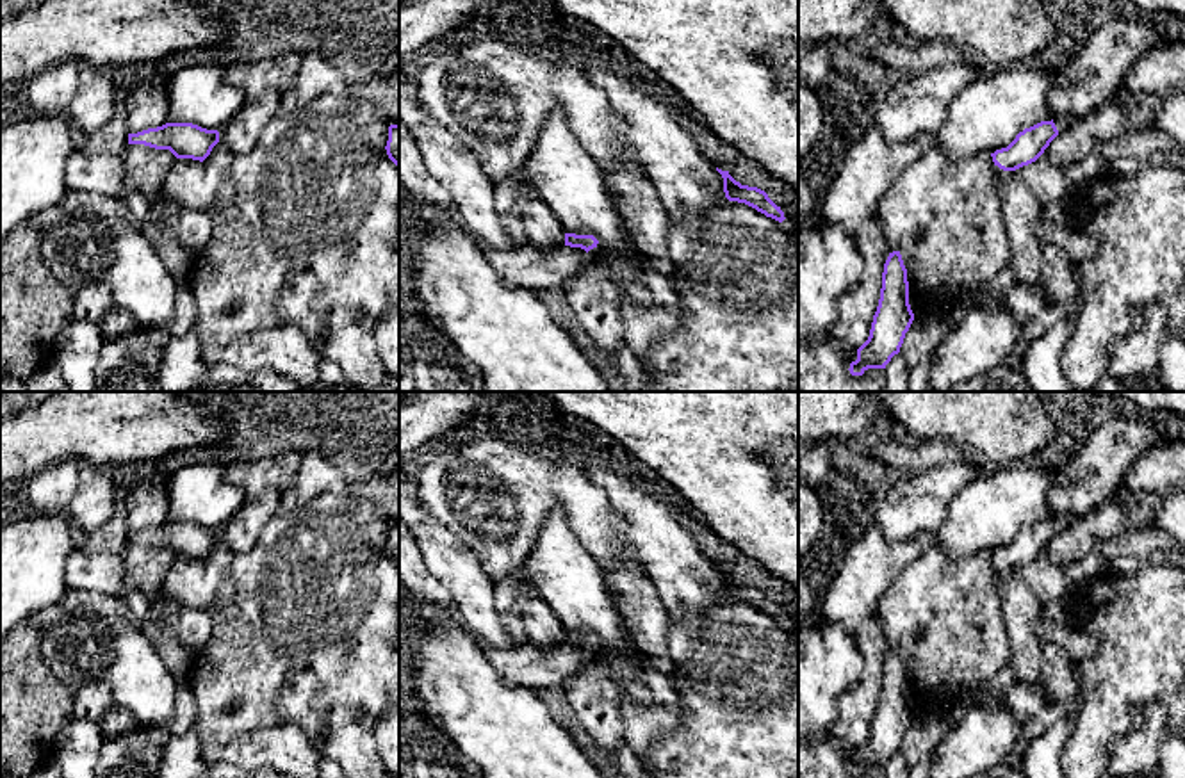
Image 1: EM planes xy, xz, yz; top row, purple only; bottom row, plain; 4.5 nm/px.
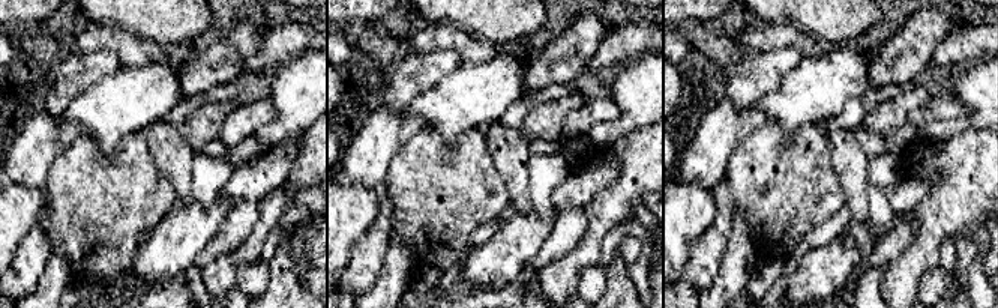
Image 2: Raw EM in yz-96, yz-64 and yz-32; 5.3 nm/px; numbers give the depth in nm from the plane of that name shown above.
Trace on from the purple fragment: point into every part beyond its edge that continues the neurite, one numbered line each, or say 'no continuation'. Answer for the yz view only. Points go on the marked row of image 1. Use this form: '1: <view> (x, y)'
1: yz (1062, 123)

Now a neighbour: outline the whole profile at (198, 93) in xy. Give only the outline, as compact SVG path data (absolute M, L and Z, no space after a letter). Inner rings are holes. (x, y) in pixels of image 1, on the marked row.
M187 64L169 75L168 123L192 123L221 130L246 103L246 96L230 85L221 64Z

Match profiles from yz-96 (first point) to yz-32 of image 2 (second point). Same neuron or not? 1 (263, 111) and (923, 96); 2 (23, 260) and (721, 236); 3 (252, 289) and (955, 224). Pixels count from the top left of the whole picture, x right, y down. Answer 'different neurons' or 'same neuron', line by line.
1: different neurons
2: same neuron
3: different neurons

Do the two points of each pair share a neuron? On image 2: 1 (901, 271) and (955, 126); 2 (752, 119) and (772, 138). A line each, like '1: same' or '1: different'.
1: different
2: different

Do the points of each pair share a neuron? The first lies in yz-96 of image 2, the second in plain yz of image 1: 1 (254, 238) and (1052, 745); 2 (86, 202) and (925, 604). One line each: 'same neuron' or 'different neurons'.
1: different neurons
2: same neuron

